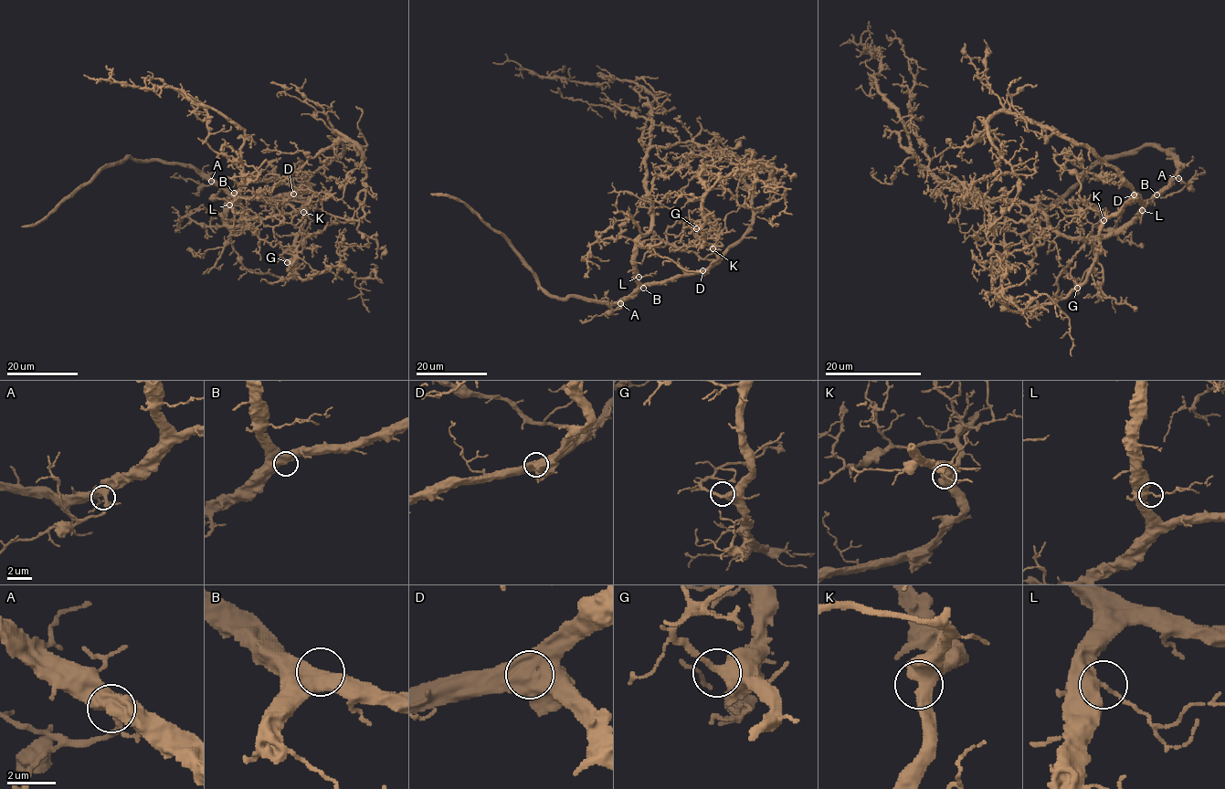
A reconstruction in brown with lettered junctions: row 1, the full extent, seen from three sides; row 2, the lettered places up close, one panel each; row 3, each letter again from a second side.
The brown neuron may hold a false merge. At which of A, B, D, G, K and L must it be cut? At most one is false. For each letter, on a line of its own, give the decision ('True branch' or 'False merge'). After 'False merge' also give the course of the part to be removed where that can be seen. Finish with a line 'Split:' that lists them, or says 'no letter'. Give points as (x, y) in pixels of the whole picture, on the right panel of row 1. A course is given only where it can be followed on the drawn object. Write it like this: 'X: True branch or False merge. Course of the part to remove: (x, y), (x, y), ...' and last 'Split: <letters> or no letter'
A: True branch
B: True branch
D: True branch
G: True branch
K: True branch
L: True branch
Split: no letter

